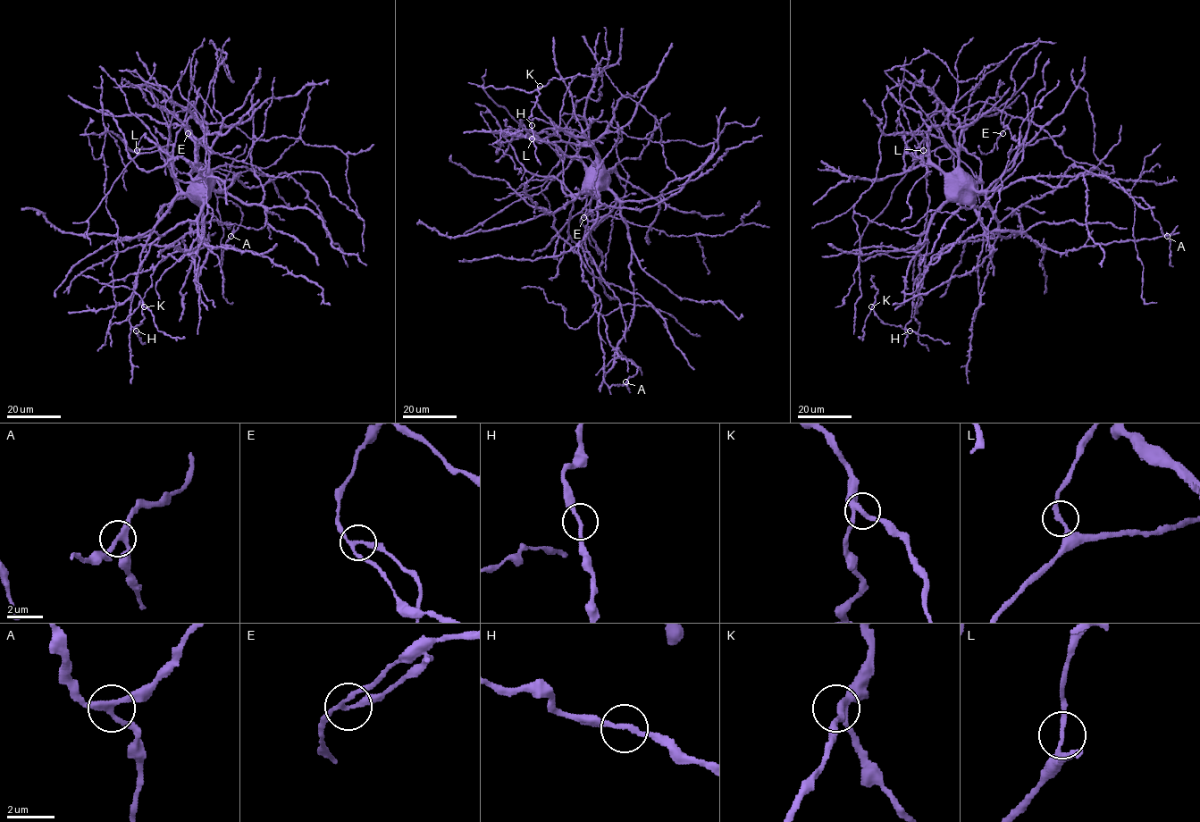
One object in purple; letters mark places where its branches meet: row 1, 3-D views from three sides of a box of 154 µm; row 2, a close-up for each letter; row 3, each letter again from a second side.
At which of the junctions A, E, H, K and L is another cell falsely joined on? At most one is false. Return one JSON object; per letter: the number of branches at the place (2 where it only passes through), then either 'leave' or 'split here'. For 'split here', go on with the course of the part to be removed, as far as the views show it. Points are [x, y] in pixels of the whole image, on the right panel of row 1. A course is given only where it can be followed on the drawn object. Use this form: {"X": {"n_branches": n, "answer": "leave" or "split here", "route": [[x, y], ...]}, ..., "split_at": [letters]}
{"A": {"n_branches": 3, "answer": "leave"}, "E": {"n_branches": 3, "answer": "split here", "route": [[1002, 133], [997, 138], [997, 150]]}, "H": {"n_branches": 2, "answer": "leave"}, "K": {"n_branches": 3, "answer": "leave"}, "L": {"n_branches": 2, "answer": "leave"}, "split_at": ["E"]}

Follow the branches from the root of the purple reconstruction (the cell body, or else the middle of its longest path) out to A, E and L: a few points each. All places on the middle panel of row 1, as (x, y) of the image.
A: (591, 169), (619, 203), (630, 240), (634, 303), (603, 316), (610, 345), (637, 367), (625, 381)
E: (591, 169), (586, 171), (585, 189), (573, 202), (569, 217), (568, 236), (580, 245), (583, 217)
L: (591, 169), (595, 150), (586, 138), (566, 131), (555, 131), (541, 143), (532, 138)

